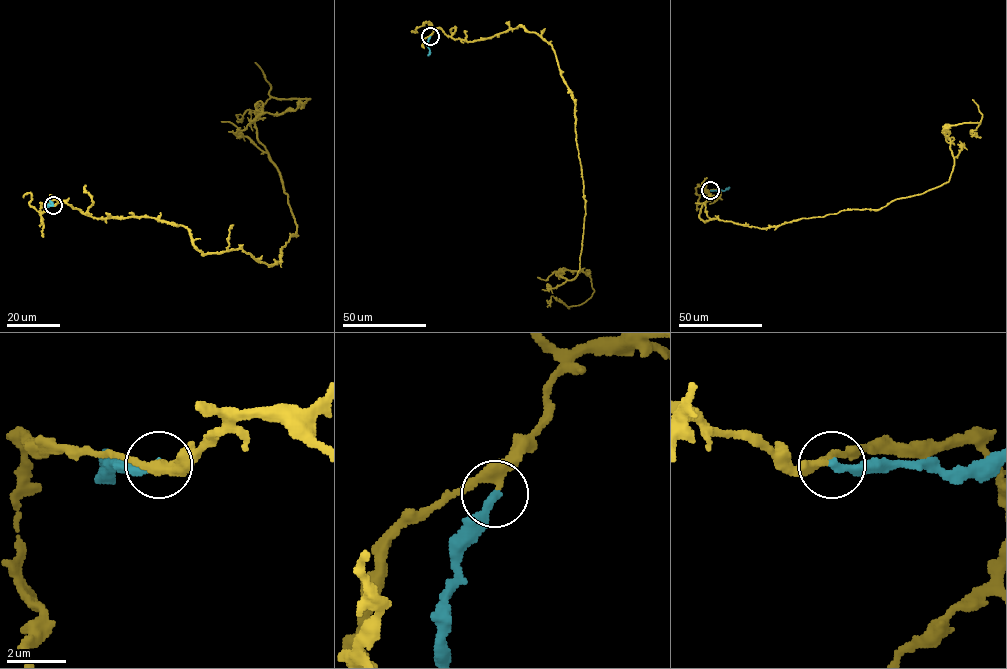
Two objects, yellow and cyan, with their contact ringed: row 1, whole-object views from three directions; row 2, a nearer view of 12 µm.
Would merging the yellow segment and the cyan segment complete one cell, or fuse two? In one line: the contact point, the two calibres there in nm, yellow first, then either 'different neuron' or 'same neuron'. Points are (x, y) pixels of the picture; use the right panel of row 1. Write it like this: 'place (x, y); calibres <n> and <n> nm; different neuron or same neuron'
place (710, 190); calibres 280 and 300 nm; same neuron

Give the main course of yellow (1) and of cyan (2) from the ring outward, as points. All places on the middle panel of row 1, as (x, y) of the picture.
1: (430, 36), (522, 25), (554, 50), (585, 200), (579, 269), (558, 272), (584, 272), (594, 292), (547, 307)
2: (430, 36), (427, 55)

